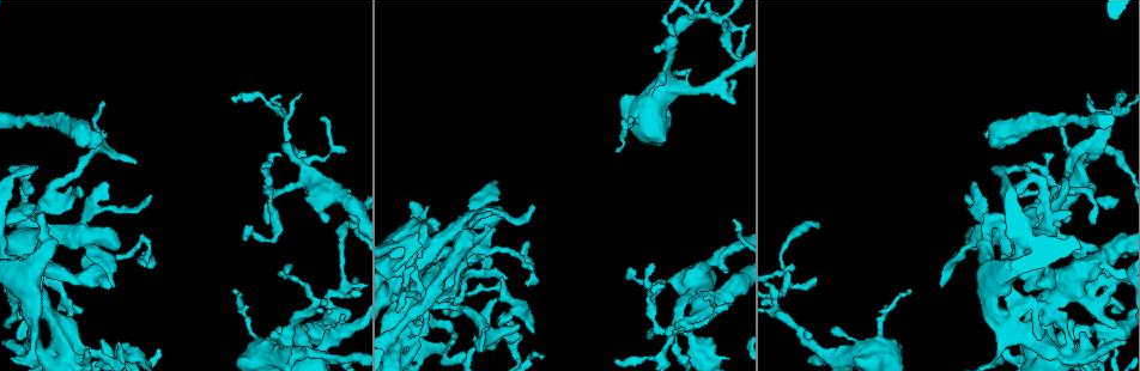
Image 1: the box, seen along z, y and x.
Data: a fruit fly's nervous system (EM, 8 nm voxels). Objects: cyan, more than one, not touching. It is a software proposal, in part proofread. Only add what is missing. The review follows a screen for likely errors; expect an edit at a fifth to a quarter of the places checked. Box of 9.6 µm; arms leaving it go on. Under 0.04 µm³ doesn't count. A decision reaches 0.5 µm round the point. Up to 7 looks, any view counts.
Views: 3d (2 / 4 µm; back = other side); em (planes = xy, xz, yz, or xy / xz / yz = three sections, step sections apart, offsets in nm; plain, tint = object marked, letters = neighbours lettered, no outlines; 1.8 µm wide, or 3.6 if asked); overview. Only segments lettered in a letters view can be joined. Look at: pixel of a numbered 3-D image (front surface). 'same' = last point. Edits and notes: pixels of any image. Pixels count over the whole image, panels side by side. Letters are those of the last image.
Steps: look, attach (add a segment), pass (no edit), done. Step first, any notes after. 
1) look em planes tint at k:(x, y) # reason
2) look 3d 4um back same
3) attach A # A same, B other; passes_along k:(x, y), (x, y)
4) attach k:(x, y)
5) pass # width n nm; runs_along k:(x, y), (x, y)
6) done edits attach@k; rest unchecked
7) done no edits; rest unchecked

look em planes letters at 1:(135, 163) # an open end

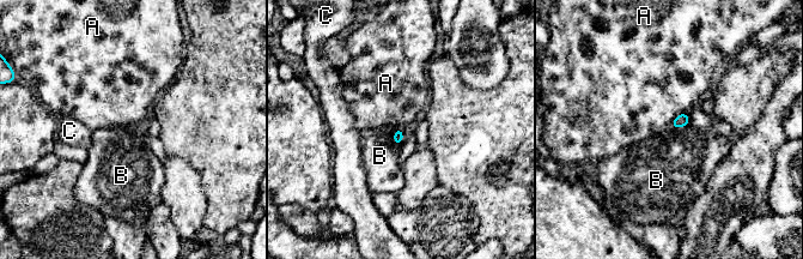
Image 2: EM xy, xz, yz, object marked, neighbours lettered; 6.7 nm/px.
pass # longest_contact A 140 nm; A other, B other, C other; border 2:(683, 112), (674, 119), (670, 126); no lettered segment goes on from it

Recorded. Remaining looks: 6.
look 3d 2um at 1:(986, 131) # an open end

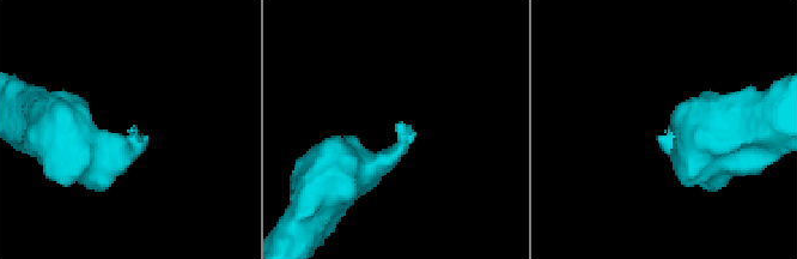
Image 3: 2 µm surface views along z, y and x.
look em planes plain at 3:(658, 135)

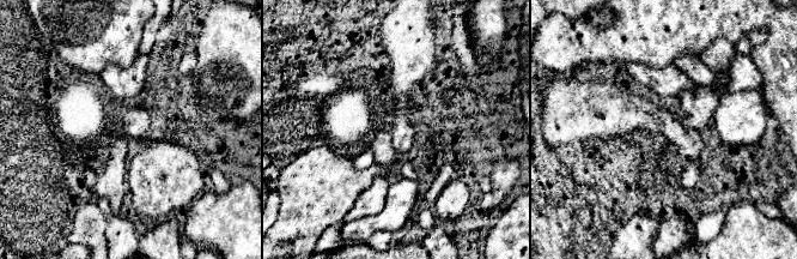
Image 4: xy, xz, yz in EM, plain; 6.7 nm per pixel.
look em planes letters same

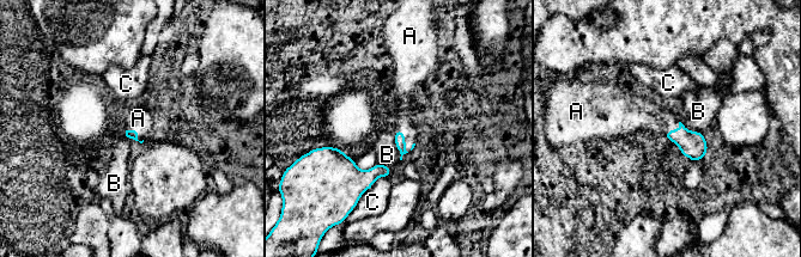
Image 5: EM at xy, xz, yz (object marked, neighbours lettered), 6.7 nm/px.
attach A # A same, B other, C other; passes_along 5:(400, 144), (404, 138), (406, 121); the neuron continues

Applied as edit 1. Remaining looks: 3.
look em planes letters at 1:(727, 273) # an open end

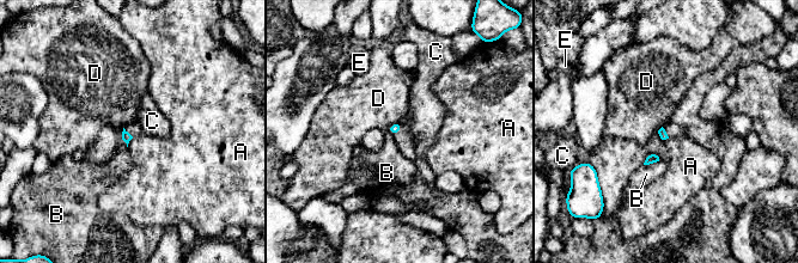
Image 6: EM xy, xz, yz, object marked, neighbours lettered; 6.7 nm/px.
pass # A other, B other, C other, D other, E other; border 6:(659, 157), (650, 154), (643, 164); no lettered segment goes on from it

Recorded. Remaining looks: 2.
done edits attach@5; rest unchecked

